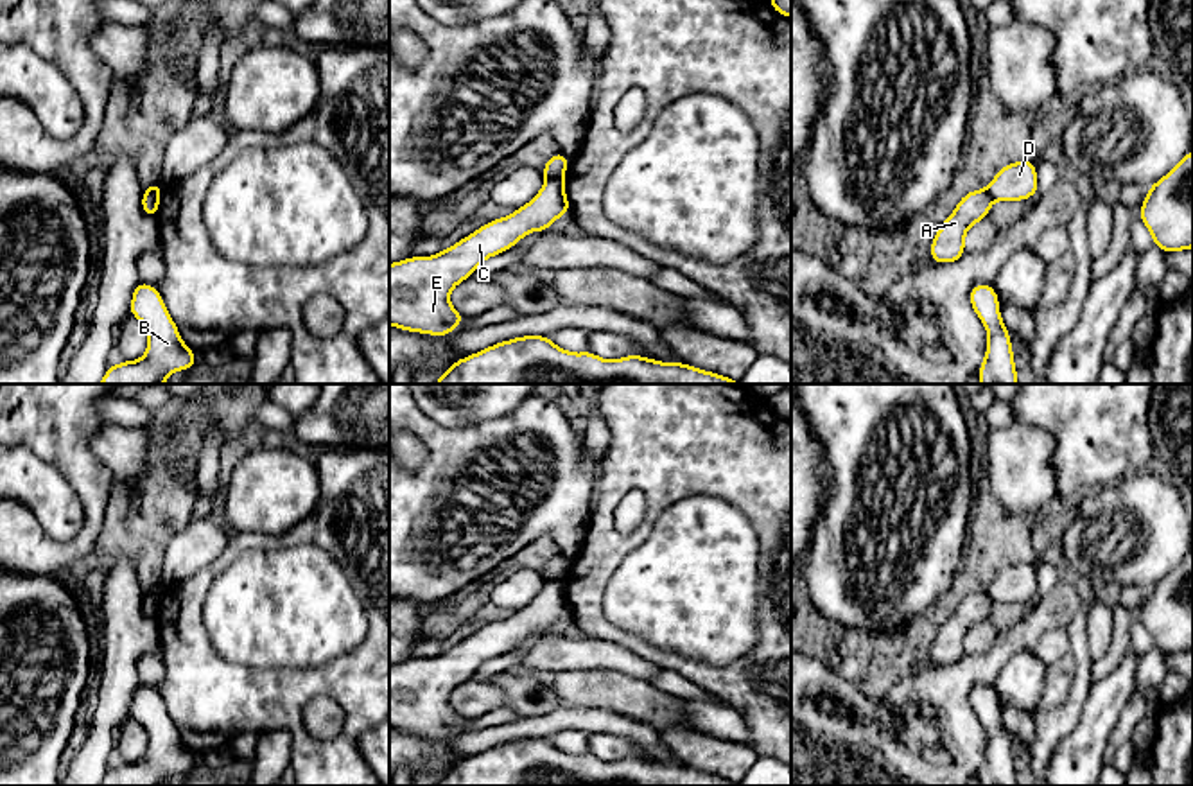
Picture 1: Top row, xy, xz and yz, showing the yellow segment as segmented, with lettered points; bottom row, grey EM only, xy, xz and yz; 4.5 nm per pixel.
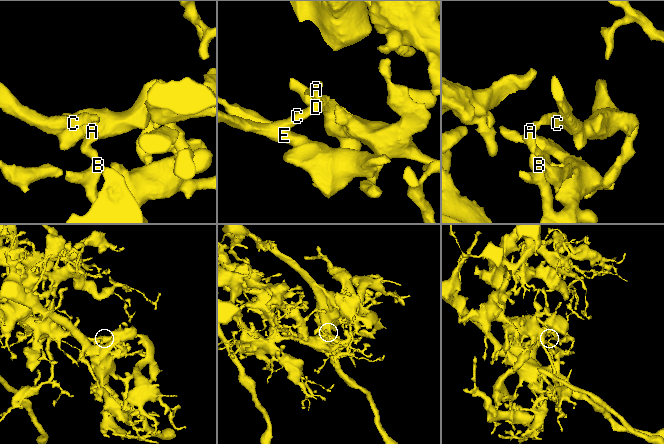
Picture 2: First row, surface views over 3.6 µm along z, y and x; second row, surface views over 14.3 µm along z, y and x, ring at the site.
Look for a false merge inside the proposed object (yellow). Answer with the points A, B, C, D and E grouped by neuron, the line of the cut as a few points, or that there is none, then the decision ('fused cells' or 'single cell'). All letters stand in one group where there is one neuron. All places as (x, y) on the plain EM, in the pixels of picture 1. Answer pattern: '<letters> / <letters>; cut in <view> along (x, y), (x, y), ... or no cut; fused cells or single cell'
A B / C D E; cut in xz along (562, 578), (546, 582); fused cells

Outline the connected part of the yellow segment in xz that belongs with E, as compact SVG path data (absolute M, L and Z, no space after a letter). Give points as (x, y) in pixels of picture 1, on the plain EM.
M563 580L545 581L529 605L486 624L448 651L389 666L389 727L447 739L465 723L448 703L450 693L470 680L481 664L511 651L535 632L547 633L569 614Z

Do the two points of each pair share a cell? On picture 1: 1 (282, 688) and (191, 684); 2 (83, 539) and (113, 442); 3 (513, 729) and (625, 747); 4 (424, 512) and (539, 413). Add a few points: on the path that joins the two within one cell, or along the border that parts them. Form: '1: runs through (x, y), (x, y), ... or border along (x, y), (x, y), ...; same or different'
1: runs through (259, 688), (214, 688); same
2: border along (106, 422), (92, 436), (90, 449), (115, 480); different
3: border along (589, 734), (614, 733), (630, 743); different
4: runs through (436, 478), (479, 435), (505, 429); same

